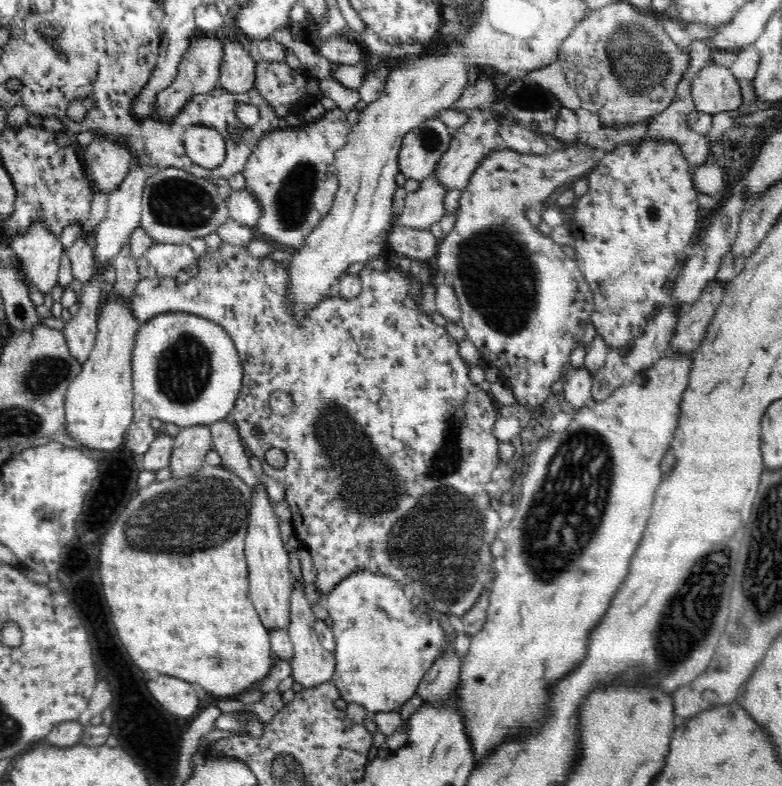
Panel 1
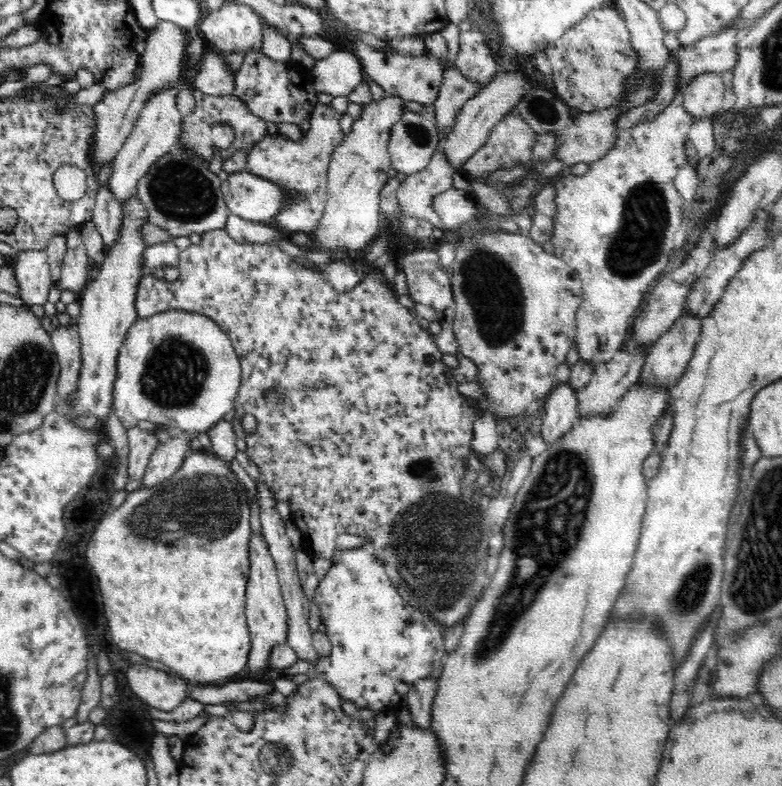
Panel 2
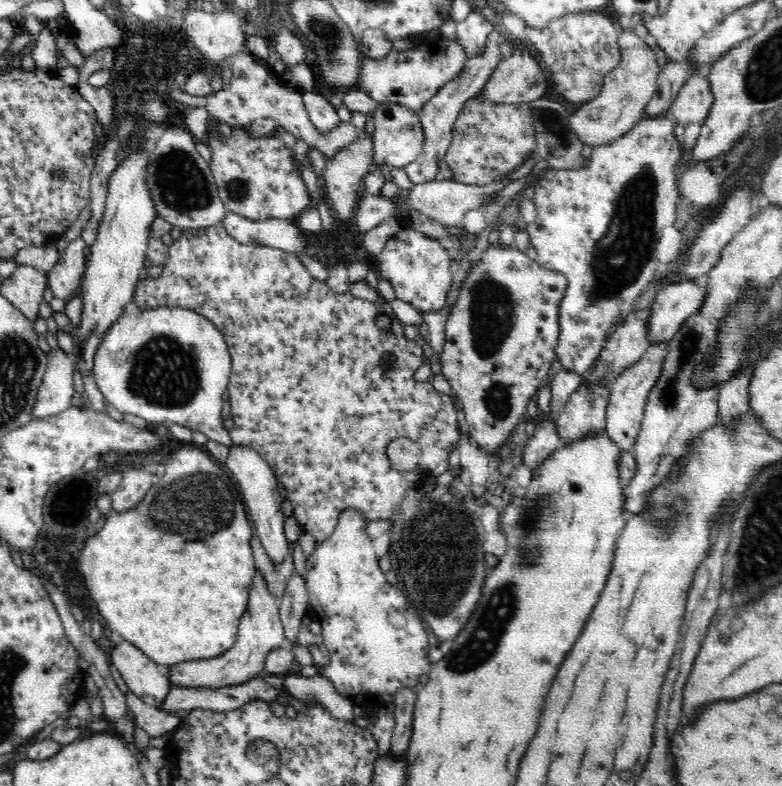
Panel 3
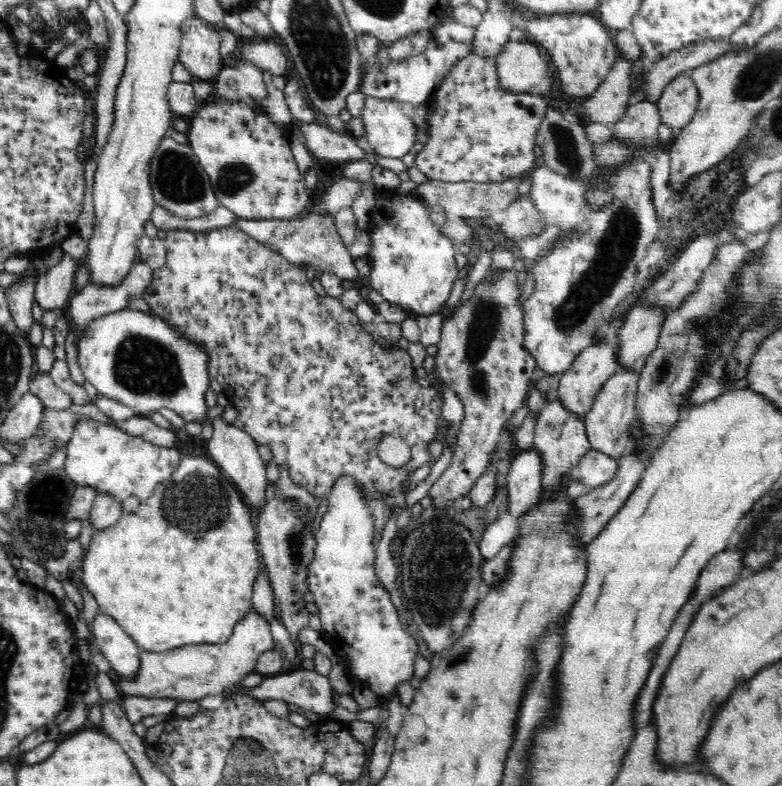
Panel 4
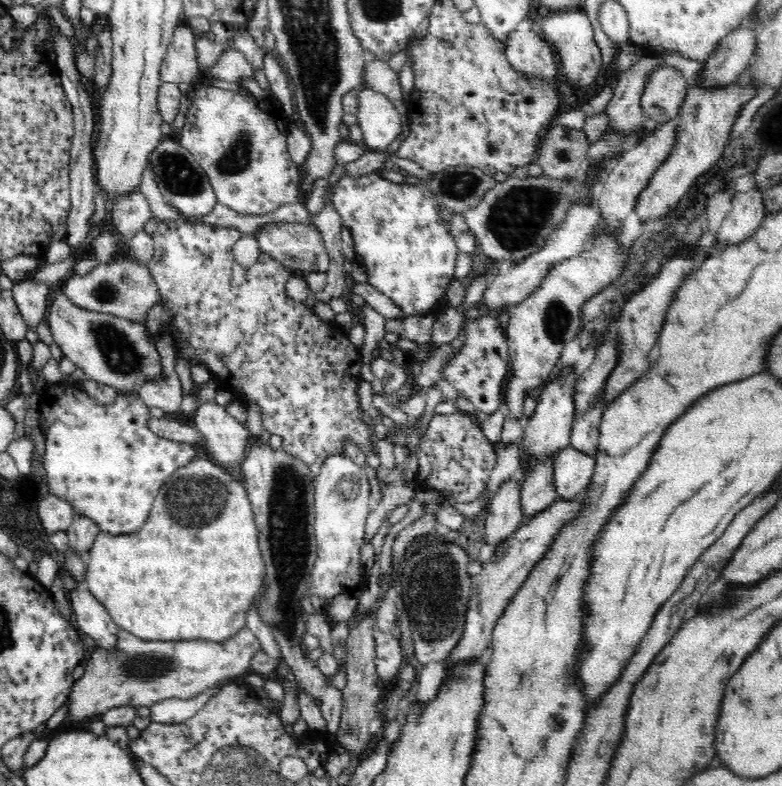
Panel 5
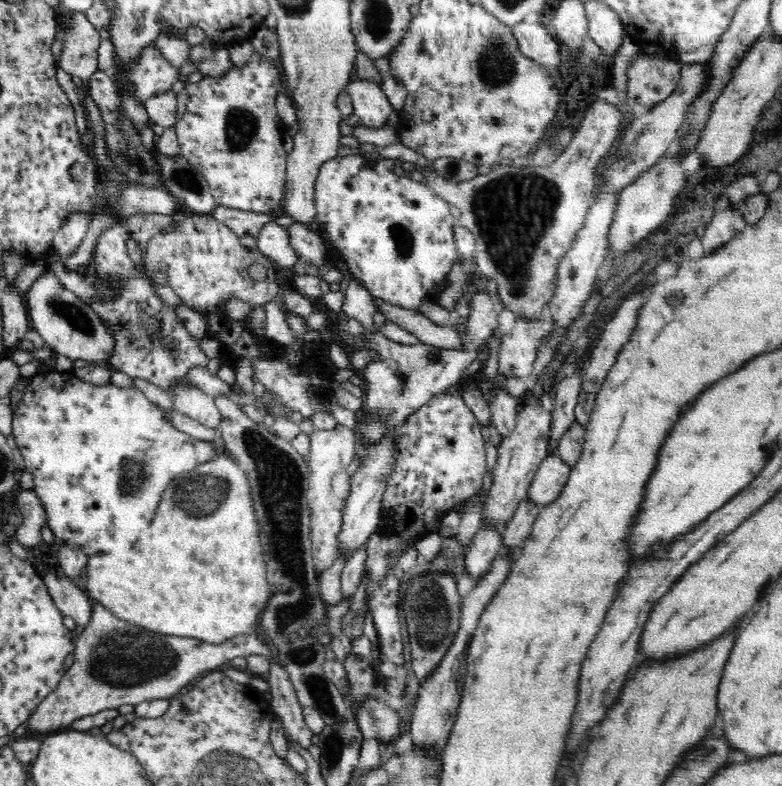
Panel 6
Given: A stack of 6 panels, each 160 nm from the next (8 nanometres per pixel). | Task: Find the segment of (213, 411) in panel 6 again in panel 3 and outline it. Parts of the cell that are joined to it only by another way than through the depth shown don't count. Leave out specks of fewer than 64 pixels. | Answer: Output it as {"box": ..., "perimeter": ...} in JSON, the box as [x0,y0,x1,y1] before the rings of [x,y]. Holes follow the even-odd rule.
{"box":[224,444,290,565],"perimeter":[[[232,444],[229,448],[227,461],[224,463],[236,479],[242,491],[243,502],[247,509],[250,522],[254,524],[256,535],[262,547],[274,565],[284,562],[290,550],[284,534],[285,517],[282,513],[282,496],[278,491],[278,482],[270,465],[255,451],[241,444]]]}

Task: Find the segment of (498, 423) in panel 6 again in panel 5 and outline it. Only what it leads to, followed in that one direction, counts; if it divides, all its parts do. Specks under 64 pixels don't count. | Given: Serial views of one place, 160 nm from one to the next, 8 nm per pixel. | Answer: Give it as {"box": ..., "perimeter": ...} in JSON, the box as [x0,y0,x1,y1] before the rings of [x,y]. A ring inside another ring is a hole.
{"box":[504,233,629,418],"perimeter":[[[600,233],[593,239],[589,238],[585,249],[575,257],[553,264],[550,270],[545,272],[544,278],[534,292],[531,292],[522,302],[509,307],[509,320],[506,329],[506,343],[508,343],[508,363],[510,363],[510,374],[504,384],[504,404],[508,406],[510,417],[522,418],[523,399],[526,392],[536,387],[542,387],[551,379],[557,369],[560,367],[560,354],[567,342],[574,340],[576,334],[580,332],[582,322],[582,306],[586,300],[590,300],[594,294],[600,293],[603,288],[607,288],[616,280],[626,262],[628,262],[629,253],[618,249],[618,236],[614,233]]]}

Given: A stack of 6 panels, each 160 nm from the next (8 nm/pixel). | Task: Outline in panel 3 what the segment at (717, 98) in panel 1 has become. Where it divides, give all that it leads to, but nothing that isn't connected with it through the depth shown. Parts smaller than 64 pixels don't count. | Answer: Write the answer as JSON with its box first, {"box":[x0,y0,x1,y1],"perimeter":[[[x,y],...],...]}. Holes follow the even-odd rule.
{"box":[669,73,714,126],"perimeter":[[[704,73],[687,79],[679,94],[672,100],[669,114],[676,125],[688,126],[704,121],[714,103],[710,82]]]}

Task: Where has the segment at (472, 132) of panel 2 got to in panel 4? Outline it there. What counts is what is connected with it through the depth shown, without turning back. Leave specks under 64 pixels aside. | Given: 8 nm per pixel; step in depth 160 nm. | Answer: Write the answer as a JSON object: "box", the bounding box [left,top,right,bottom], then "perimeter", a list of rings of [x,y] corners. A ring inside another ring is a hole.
{"box":[497,42,557,95],"perimeter":[[[508,42],[497,57],[500,87],[510,94],[548,95],[557,80],[555,70],[538,46]]]}

